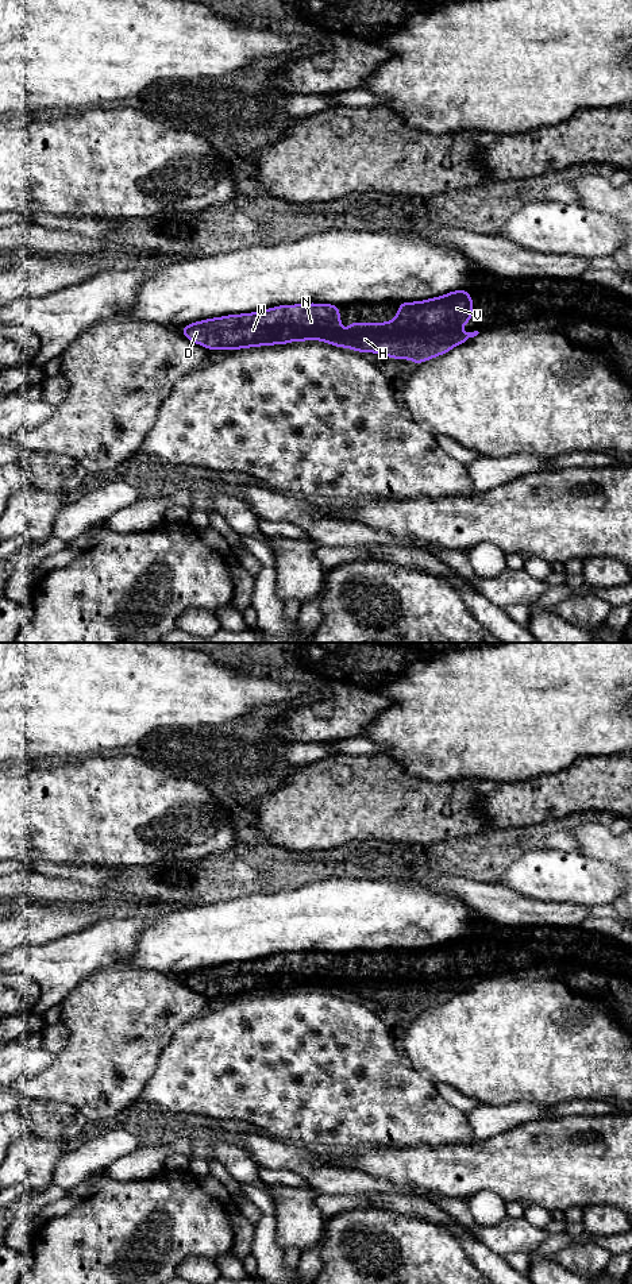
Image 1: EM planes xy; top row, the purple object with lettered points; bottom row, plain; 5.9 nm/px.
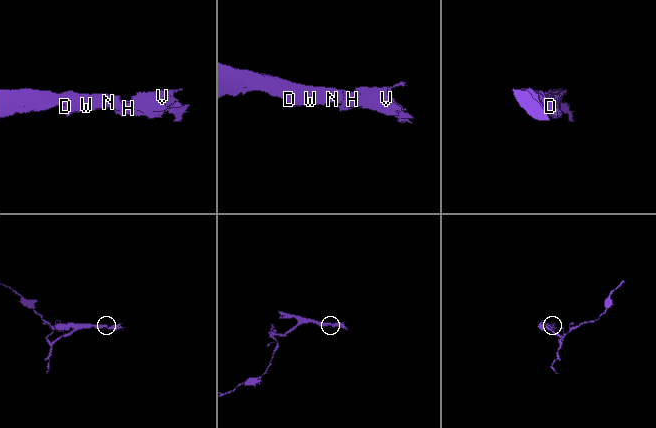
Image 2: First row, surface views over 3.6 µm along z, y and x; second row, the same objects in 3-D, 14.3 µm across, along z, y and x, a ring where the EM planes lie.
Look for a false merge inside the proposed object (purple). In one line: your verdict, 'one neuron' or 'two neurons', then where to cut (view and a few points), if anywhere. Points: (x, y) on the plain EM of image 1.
one neuron; cut none

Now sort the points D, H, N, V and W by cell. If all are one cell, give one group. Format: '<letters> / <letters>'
D H N V W

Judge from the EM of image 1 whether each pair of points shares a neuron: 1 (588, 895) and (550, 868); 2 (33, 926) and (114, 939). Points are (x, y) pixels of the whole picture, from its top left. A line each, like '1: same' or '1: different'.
1: same
2: different

